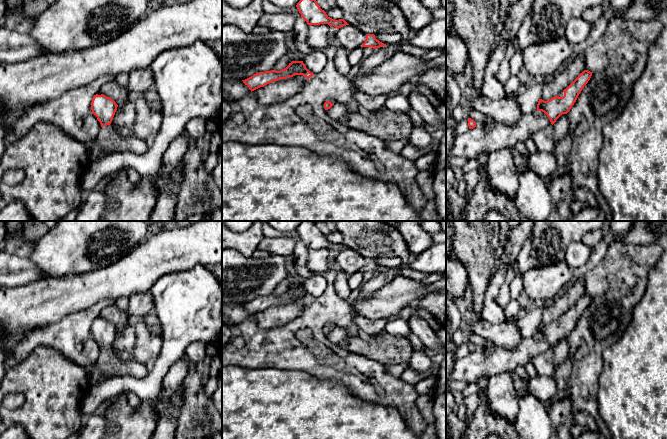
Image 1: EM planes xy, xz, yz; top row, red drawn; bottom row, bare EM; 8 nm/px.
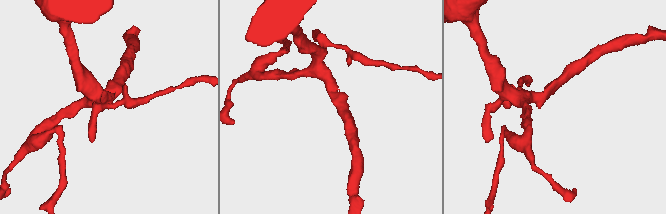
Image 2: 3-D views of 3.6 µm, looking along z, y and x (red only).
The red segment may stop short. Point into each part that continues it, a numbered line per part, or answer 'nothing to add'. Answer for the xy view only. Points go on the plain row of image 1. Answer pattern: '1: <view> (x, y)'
1: xy (109, 363)

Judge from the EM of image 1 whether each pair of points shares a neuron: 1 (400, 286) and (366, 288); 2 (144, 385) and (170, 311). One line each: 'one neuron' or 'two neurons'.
1: two neurons
2: one neuron

